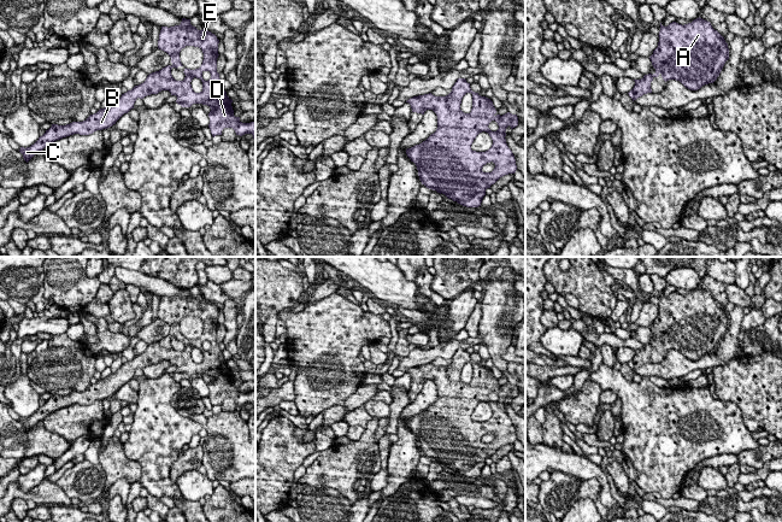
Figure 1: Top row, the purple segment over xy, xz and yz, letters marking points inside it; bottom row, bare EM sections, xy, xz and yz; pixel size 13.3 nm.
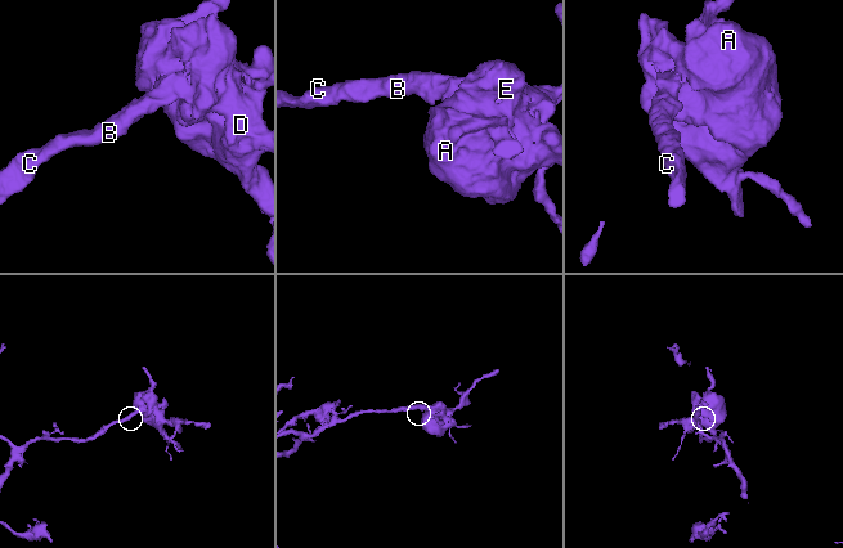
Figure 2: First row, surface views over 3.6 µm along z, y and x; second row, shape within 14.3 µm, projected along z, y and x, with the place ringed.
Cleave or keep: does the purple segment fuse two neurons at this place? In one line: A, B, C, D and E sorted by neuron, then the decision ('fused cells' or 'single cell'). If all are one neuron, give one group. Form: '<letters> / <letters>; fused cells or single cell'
A B C D E; single cell

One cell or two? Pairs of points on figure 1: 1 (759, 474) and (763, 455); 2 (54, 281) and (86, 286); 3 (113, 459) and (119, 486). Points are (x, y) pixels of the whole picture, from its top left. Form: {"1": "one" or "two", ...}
{"1": "two", "2": "one", "3": "two"}

